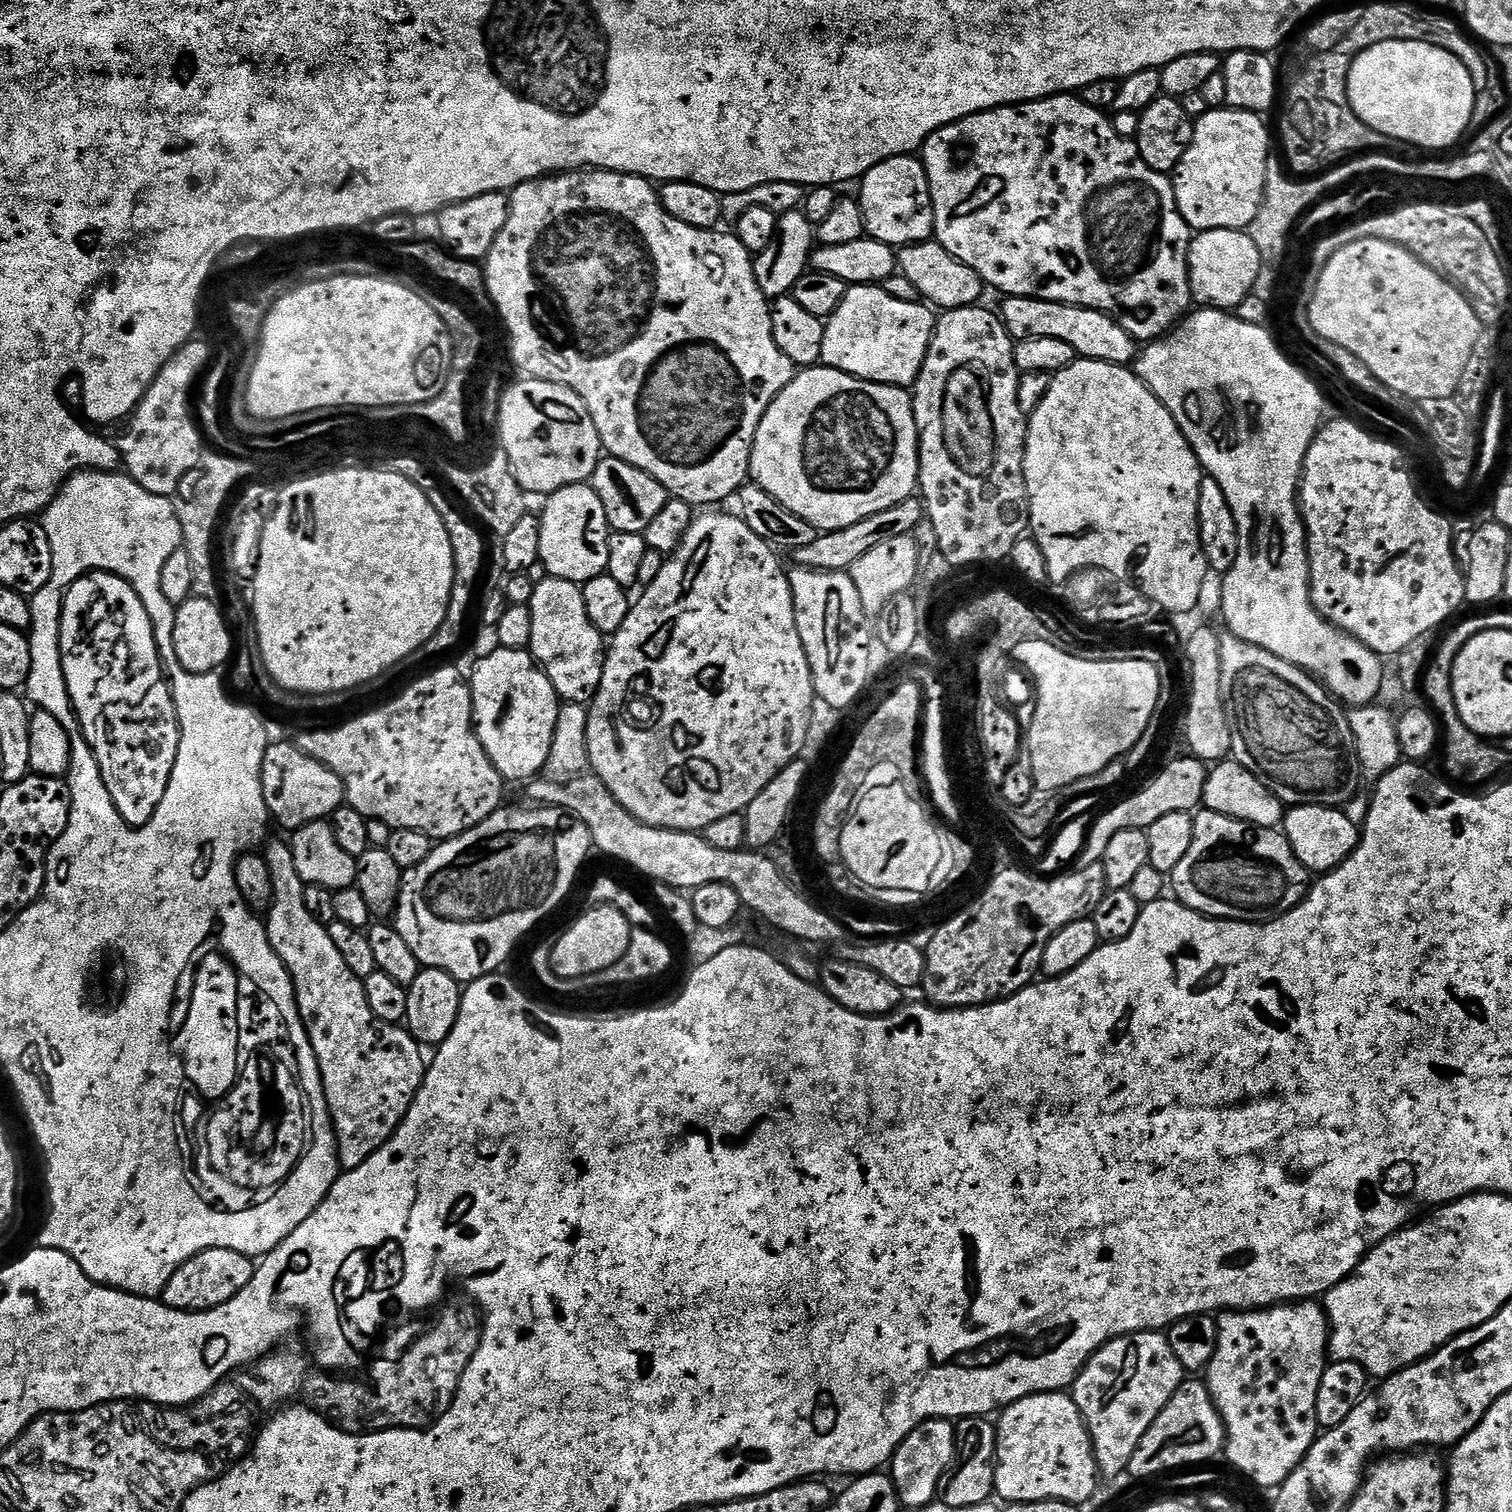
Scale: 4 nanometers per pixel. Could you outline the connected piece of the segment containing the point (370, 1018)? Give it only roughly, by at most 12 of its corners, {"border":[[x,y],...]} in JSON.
{"border":[[287,839],[262,855],[268,947],[288,967],[341,1169],[362,1166],[422,1086],[306,910]]}

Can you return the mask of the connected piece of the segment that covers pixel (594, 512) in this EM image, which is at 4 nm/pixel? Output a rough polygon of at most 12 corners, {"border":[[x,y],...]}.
{"border":[[591,483],[540,516],[540,563],[582,586],[605,575],[606,510]]}

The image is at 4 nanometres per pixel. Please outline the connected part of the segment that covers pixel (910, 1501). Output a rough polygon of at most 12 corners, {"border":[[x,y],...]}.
{"border":[[927,1420],[898,1446],[890,1475],[901,1505],[937,1499],[956,1456],[956,1424]]}

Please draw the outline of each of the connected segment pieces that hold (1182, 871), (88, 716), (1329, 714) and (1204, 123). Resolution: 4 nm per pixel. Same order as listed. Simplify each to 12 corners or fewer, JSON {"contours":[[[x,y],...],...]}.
{"contours":[[[1207,810],[1170,873],[1175,899],[1251,924],[1300,904],[1283,831]],[[121,576],[64,594],[60,657],[106,790],[150,822],[180,723]],[[1220,632],[1235,763],[1285,806],[1362,784],[1348,712]],[[1213,108],[1170,179],[1193,233],[1247,230],[1265,117]]]}

